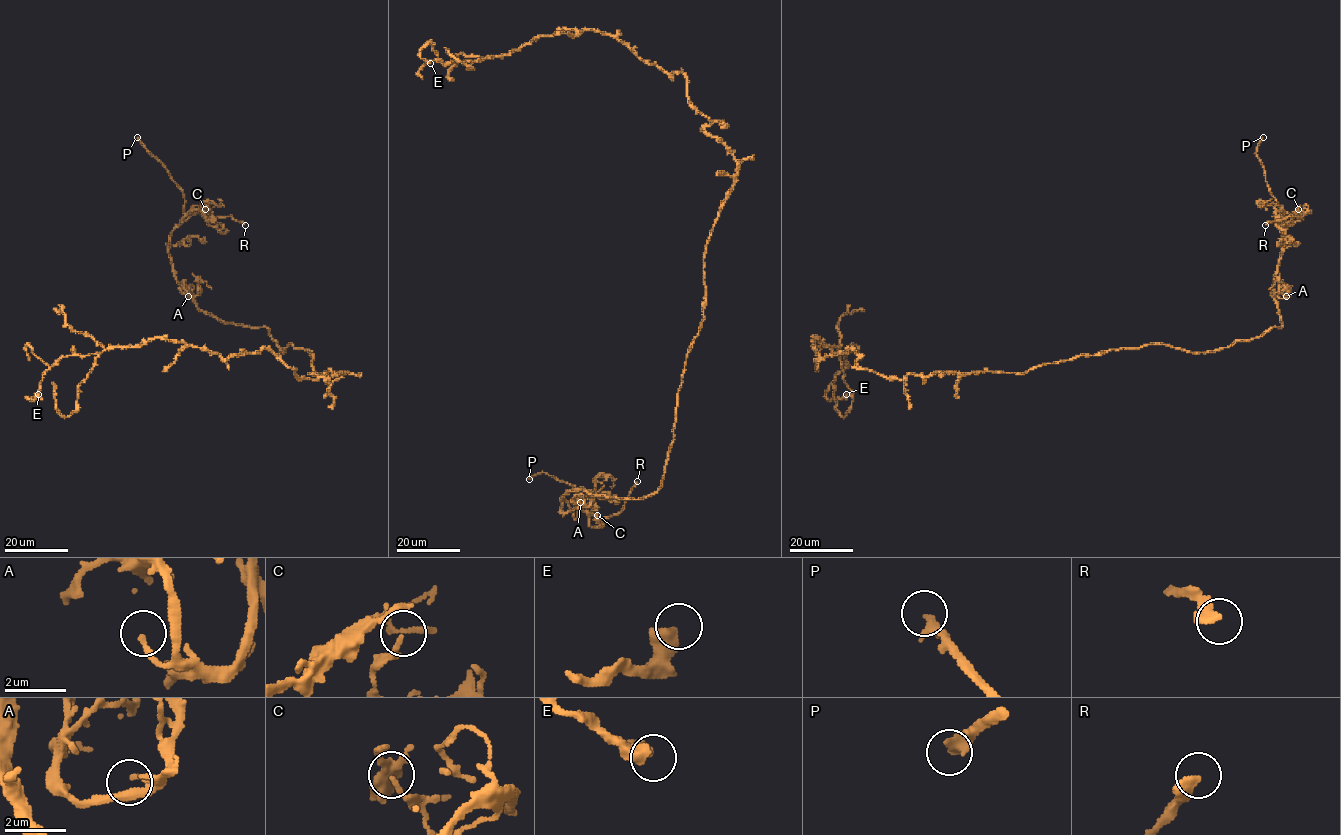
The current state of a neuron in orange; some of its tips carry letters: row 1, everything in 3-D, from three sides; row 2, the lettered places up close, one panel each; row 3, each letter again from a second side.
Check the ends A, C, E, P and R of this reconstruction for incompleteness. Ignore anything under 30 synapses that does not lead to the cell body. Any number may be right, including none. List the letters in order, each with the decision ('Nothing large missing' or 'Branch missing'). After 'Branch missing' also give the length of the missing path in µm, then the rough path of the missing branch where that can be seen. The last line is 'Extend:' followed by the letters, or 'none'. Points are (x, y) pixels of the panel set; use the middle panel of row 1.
A: Nothing large missing
C: Nothing large missing
E: Nothing large missing
P: Branch missing. Missing length about 3 µm
R: Nothing large missing
Extend: P

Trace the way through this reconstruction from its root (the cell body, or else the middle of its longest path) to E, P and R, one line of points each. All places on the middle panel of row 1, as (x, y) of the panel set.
E: (705, 249), (737, 160), (704, 129), (682, 73), (594, 30), (444, 64), (428, 42), (419, 56), (430, 63)
P: (705, 249), (704, 319), (662, 485), (638, 499), (569, 490), (561, 499), (575, 519), (574, 486), (529, 479)
R: (705, 249), (704, 319), (685, 361), (662, 485), (638, 499), (582, 490), (561, 499), (599, 526), (637, 481)

